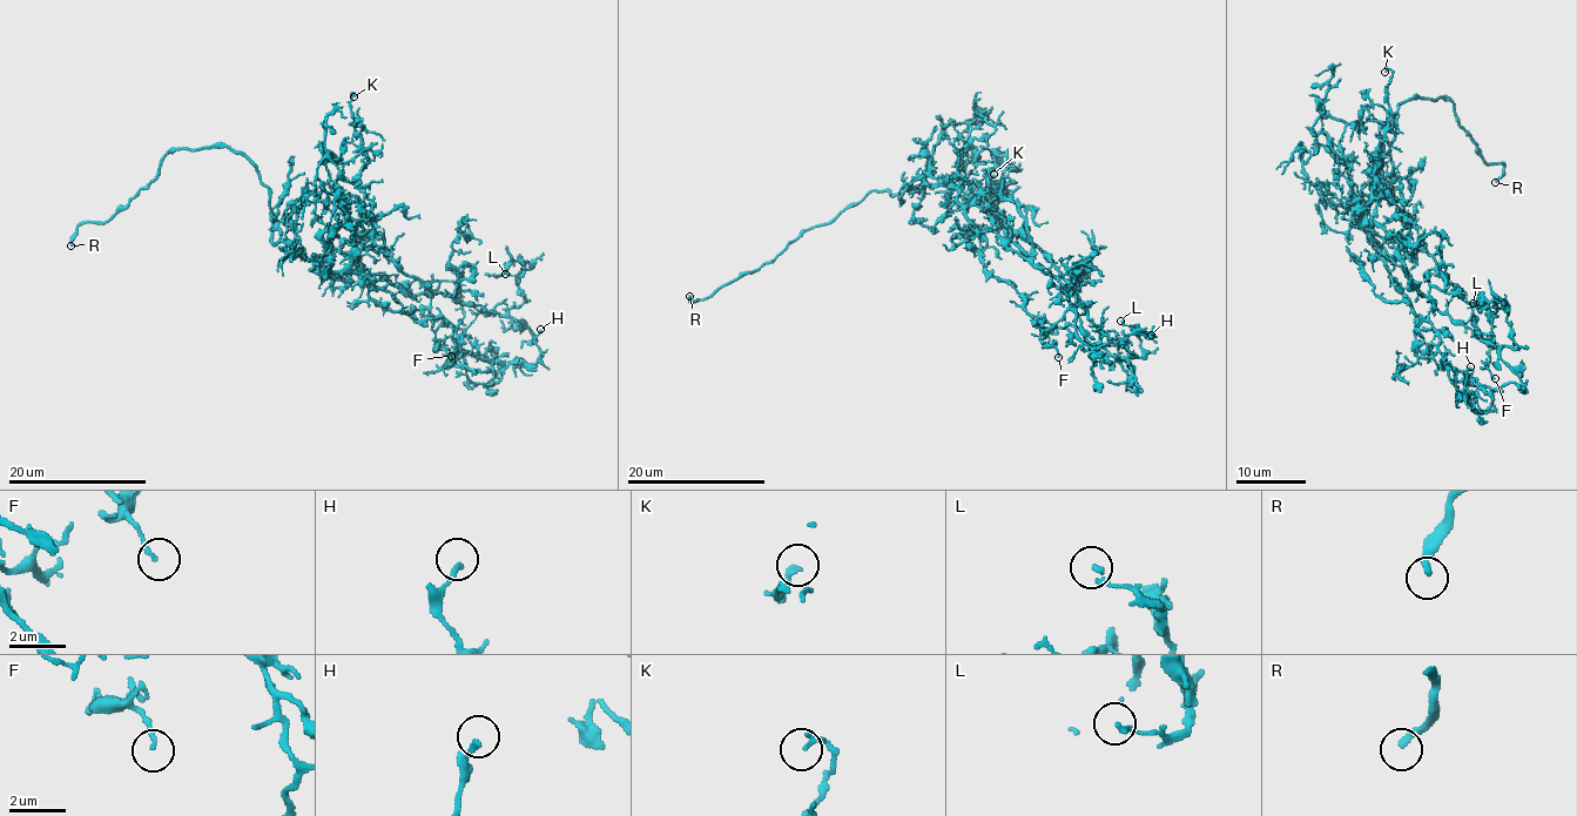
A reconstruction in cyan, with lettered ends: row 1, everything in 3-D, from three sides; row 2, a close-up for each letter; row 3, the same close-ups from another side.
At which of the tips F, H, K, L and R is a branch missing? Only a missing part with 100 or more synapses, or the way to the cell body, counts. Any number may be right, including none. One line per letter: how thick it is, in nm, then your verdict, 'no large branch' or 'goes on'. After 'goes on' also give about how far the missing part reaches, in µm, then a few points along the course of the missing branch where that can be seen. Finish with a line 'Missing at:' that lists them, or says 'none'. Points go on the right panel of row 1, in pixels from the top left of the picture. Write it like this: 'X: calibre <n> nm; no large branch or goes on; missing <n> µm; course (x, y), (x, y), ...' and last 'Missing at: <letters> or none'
F: calibre 130 nm; no large branch
H: calibre 180 nm; no large branch
K: calibre 180 nm; no large branch
L: calibre 170 nm; no large branch
R: calibre 240 nm; goes on; missing 60 µm; course (1495, 182), (1507, 247), (1497, 265), (1497, 296), (1532, 399), (1532, 423), (1520, 431)
Missing at: R

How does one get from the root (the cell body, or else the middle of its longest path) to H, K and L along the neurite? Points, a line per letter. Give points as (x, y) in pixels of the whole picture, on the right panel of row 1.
H: (1361, 220), (1392, 282), (1417, 318), (1433, 326), (1450, 382), (1475, 412), (1469, 393), (1462, 397), (1470, 366)
K: (1361, 220), (1375, 241), (1367, 204), (1375, 183), (1376, 146), (1389, 126), (1386, 86), (1392, 71), (1385, 72)
L: (1361, 220), (1375, 241), (1372, 222), (1390, 233), (1441, 312), (1497, 350), (1518, 346), (1498, 303), (1473, 303)

